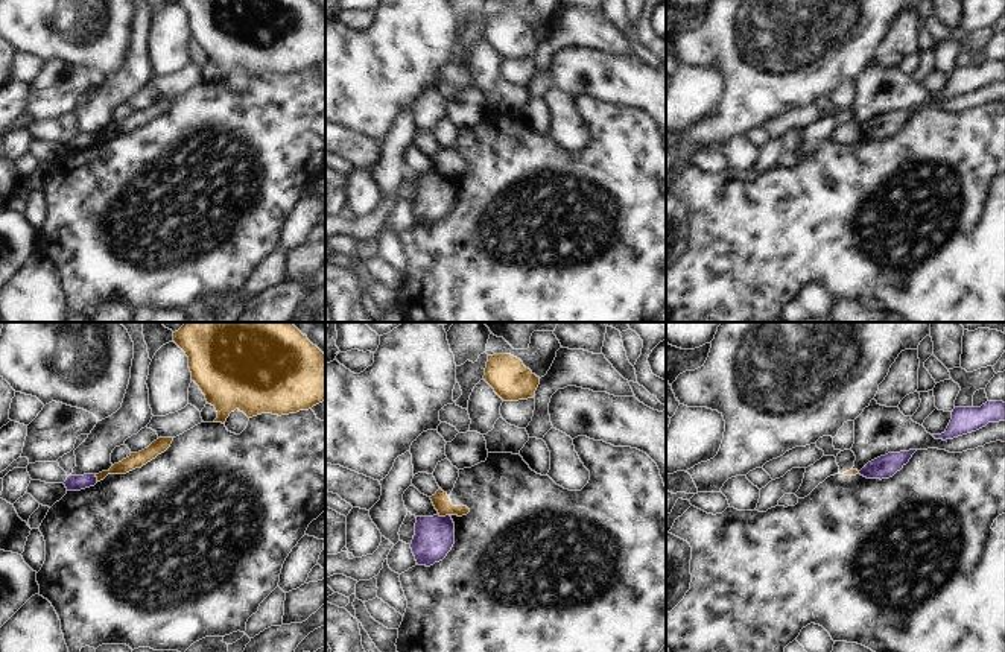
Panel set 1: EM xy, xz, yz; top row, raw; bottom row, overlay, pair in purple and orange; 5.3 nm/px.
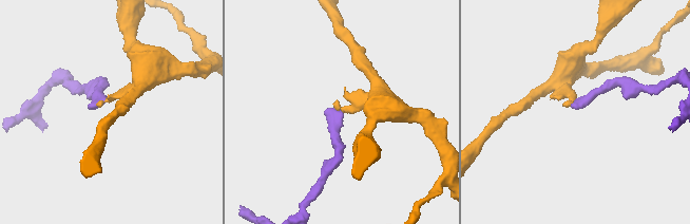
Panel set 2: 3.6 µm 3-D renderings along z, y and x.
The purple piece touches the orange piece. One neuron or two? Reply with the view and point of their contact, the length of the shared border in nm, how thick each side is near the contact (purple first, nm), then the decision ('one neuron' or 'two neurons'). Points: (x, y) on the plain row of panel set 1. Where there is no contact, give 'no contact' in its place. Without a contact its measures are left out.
meets purple in xz at (443, 177); contact 60 nm long; 220 nm thick on the purple side, 90 nm on the other; two neurons

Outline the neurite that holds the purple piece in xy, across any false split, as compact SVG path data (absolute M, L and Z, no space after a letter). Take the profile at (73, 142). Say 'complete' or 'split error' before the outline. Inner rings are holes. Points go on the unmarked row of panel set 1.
complete; M96 134L68 135L64 141L67 150L81 150L97 143Z

